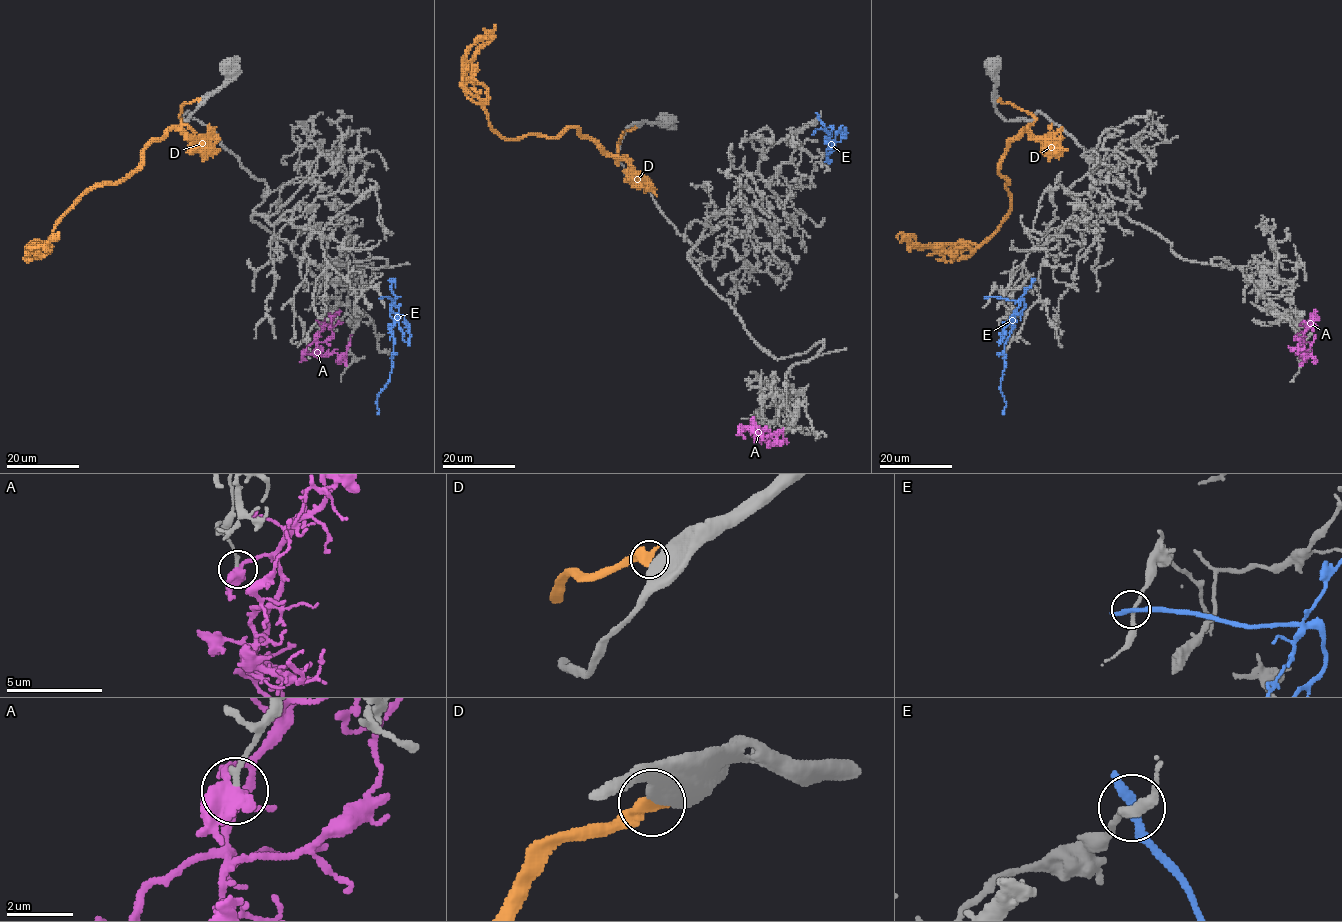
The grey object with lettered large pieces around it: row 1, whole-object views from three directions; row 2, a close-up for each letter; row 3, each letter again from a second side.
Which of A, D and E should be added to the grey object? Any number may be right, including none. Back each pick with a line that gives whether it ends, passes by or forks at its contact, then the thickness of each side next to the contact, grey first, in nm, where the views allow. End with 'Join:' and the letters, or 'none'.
Join: none

